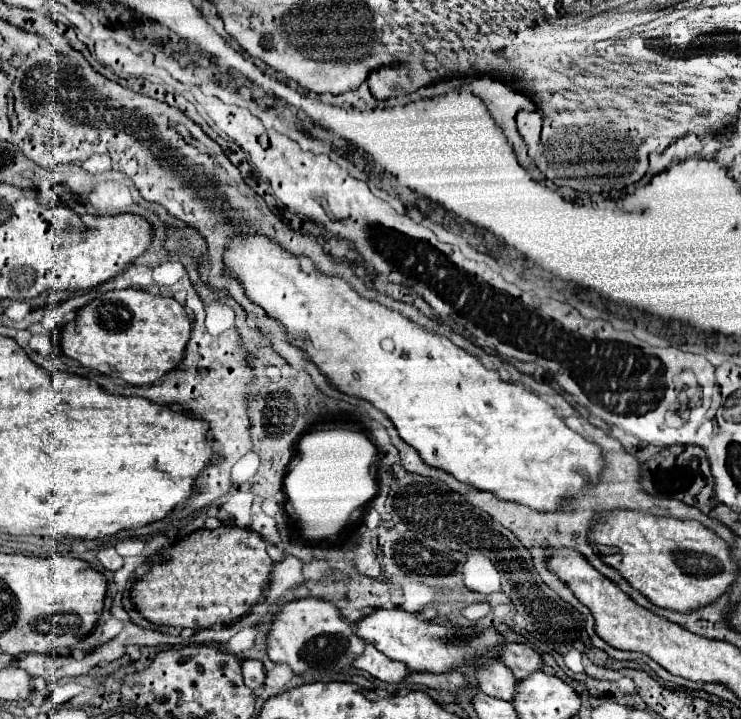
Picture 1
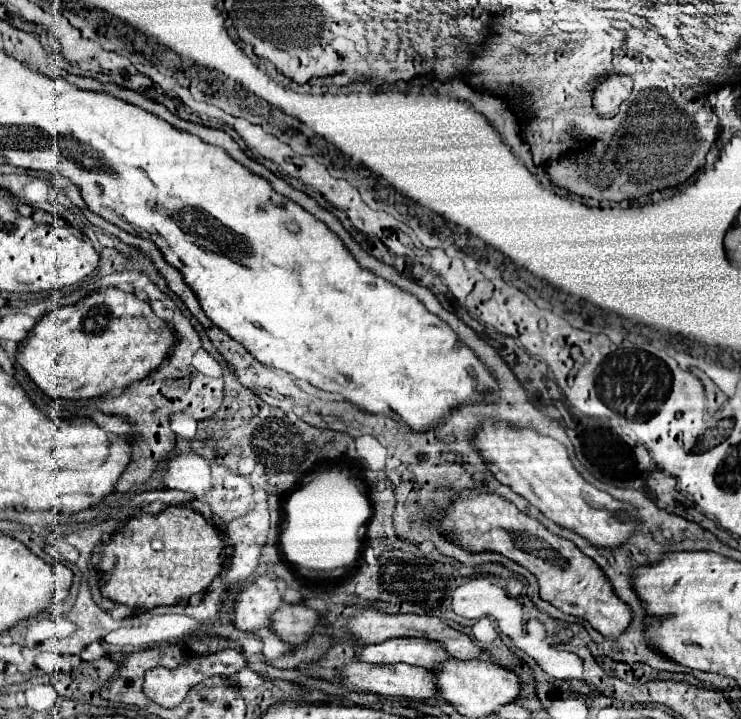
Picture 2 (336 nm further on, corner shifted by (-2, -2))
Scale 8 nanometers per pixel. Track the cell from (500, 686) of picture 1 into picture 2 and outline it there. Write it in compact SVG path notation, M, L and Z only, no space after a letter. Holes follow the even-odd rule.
M394 637L382 643L366 645L356 659L364 663L408 663L428 669L440 661L446 661L448 655L436 641Z

